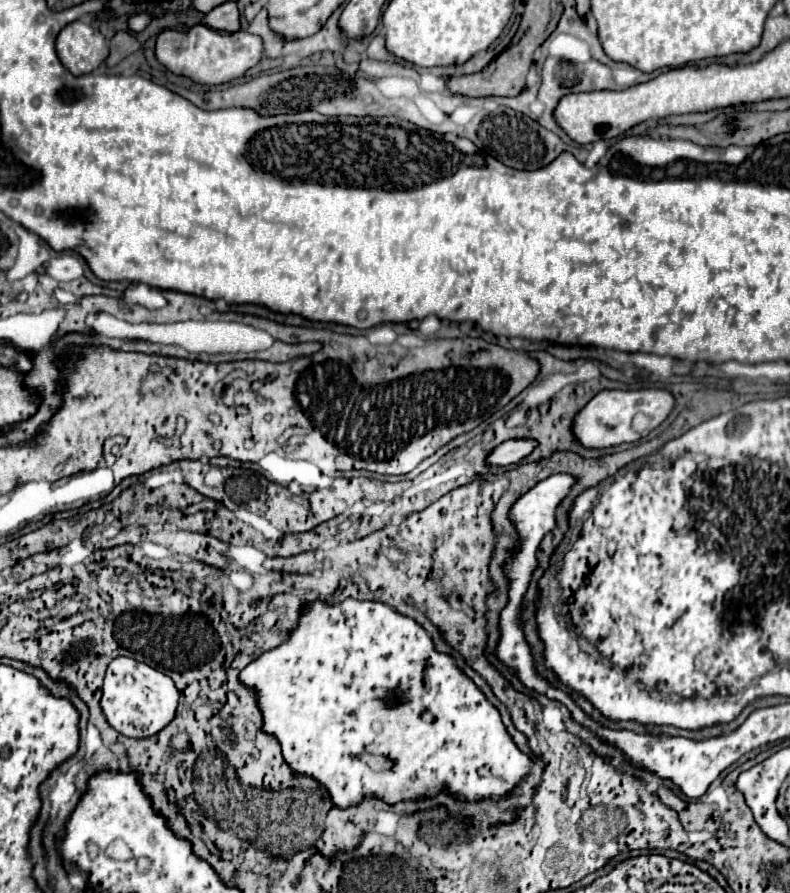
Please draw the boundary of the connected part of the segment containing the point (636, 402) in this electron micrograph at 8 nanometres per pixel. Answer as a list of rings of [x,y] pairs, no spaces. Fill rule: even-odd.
[[[646,388],[646,390],[602,390],[596,394],[578,414],[578,422],[574,422],[574,434],[586,448],[608,448],[622,442],[636,442],[648,436],[656,426],[660,426],[670,412],[674,410],[676,398],[662,388]],[[636,414],[644,416],[644,424],[640,430],[634,428]]]

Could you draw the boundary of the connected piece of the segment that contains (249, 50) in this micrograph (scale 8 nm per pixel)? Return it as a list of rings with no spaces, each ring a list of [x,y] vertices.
[[[204,24],[192,26],[188,32],[164,30],[156,40],[156,58],[168,70],[188,76],[198,84],[224,84],[244,76],[244,72],[256,66],[264,56],[264,44],[260,36],[246,30],[234,34],[216,32]]]

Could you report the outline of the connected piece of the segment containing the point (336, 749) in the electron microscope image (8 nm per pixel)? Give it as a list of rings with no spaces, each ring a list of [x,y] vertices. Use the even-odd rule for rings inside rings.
[[[346,598],[338,604],[326,604],[326,602],[316,600],[308,606],[302,606],[298,626],[288,632],[286,642],[282,642],[278,648],[264,652],[256,660],[252,660],[240,672],[240,684],[254,690],[254,694],[258,698],[258,708],[262,712],[262,730],[280,742],[284,762],[290,766],[292,774],[310,776],[320,786],[324,786],[330,794],[332,804],[340,810],[352,808],[366,798],[380,798],[392,806],[392,804],[406,802],[406,800],[434,798],[442,790],[460,802],[480,802],[480,800],[488,800],[488,798],[504,800],[530,774],[530,768],[532,768],[530,756],[518,750],[518,746],[514,744],[506,726],[502,724],[500,712],[486,700],[482,690],[456,666],[454,658],[450,654],[438,652],[434,648],[434,642],[426,634],[426,630],[414,618],[398,614],[394,608],[390,608],[388,604],[382,604],[382,602]],[[364,754],[388,756],[394,760],[394,768],[390,772],[376,772],[364,762]]]

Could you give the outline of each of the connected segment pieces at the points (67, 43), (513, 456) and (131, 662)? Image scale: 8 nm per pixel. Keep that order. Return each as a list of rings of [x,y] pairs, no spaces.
[[[80,20],[70,22],[62,28],[56,38],[56,50],[60,62],[74,76],[90,74],[108,56],[108,46],[100,30],[94,30],[90,24],[84,24]]]
[[[508,440],[502,442],[500,446],[496,446],[496,450],[488,456],[488,464],[496,464],[496,466],[508,466],[508,464],[516,464],[522,458],[526,458],[532,450],[534,450],[536,442],[530,440]]]
[[[120,656],[114,658],[106,670],[100,706],[110,726],[126,726],[126,736],[132,738],[148,738],[158,734],[174,718],[178,696],[174,682],[166,674],[150,668],[148,664],[136,662],[134,658]]]

